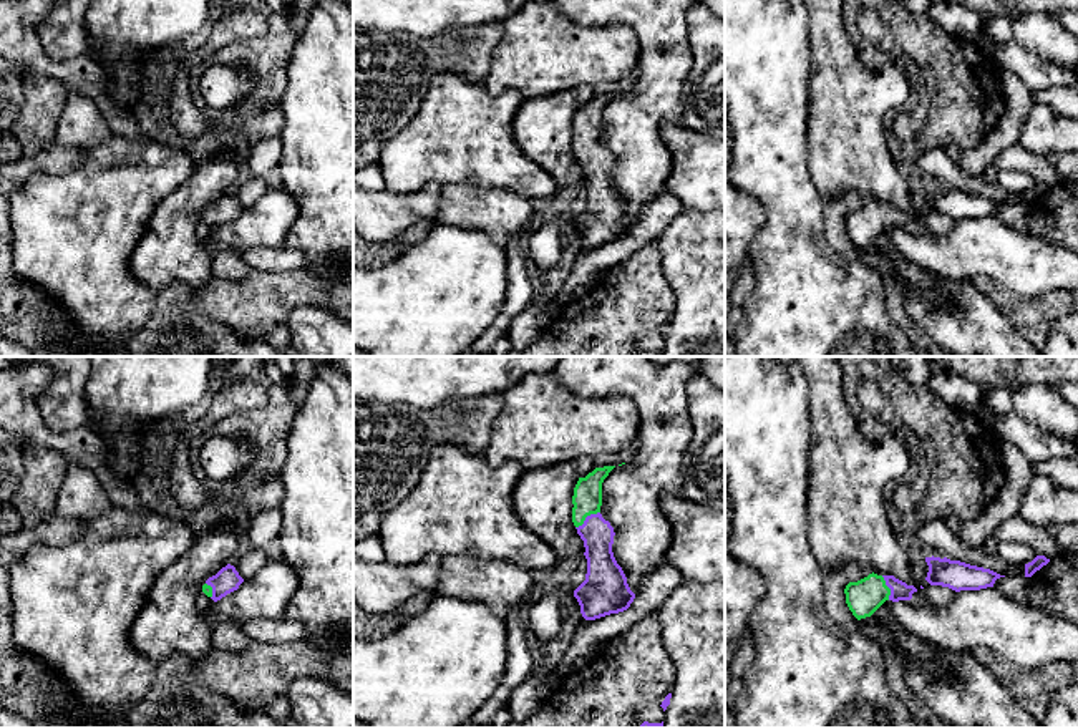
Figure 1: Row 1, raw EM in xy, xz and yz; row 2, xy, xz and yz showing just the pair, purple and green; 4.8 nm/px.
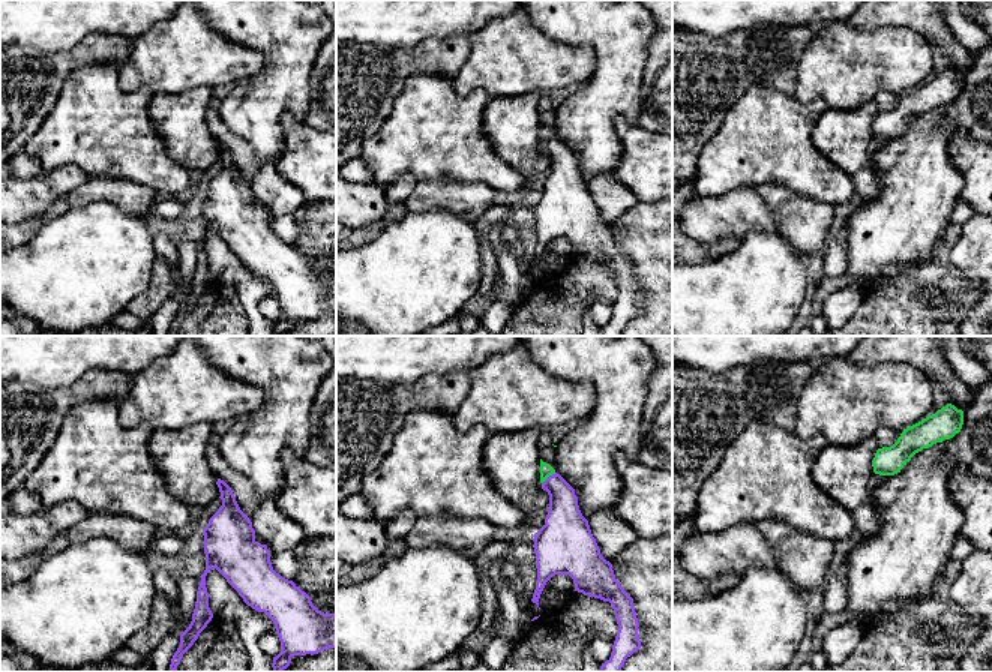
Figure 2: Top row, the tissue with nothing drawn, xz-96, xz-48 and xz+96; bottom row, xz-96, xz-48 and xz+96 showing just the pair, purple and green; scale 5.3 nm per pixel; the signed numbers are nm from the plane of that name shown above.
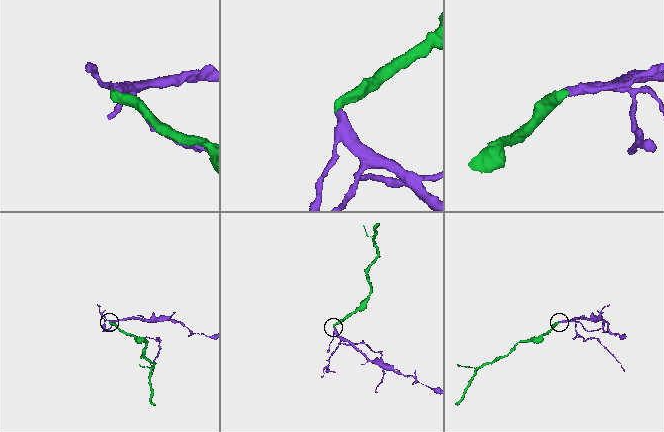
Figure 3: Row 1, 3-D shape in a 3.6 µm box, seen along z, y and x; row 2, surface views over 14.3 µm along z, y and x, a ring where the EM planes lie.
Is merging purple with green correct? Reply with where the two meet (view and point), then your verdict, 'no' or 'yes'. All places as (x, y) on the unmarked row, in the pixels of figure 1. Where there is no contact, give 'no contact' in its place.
contact xz (586, 146); yes

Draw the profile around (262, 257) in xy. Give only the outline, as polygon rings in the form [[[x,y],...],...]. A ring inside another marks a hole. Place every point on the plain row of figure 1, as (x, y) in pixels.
[[[259,245],[242,252],[242,259],[250,270],[295,270],[307,265],[307,257],[295,249],[284,245]]]

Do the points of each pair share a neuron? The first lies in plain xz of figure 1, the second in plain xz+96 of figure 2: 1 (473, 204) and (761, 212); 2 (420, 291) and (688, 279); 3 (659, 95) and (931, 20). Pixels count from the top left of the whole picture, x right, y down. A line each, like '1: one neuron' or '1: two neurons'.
1: two neurons
2: one neuron
3: one neuron

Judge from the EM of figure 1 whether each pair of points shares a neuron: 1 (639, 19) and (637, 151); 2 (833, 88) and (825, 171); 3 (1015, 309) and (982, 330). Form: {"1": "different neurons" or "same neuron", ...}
{"1": "same neuron", "2": "same neuron", "3": "different neurons"}

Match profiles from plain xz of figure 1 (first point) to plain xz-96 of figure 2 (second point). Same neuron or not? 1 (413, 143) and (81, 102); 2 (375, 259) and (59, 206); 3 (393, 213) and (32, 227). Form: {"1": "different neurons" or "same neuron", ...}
{"1": "same neuron", "2": "same neuron", "3": "different neurons"}

